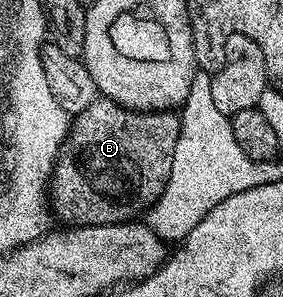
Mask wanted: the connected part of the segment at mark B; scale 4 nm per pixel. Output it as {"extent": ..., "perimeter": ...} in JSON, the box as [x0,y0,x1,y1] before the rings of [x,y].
{"extent":[48,97,182,226],"perimeter":[[[97,97],[84,112],[73,115],[70,128],[67,130],[62,146],[57,151],[57,157],[52,163],[52,173],[48,179],[48,198],[52,203],[52,210],[63,218],[63,223],[70,226],[114,226],[117,222],[128,222],[137,219],[138,214],[149,211],[158,202],[158,198],[164,192],[164,188],[170,179],[172,172],[172,160],[176,152],[176,144],[182,137],[182,119],[174,112],[143,112],[141,110],[129,110],[120,104],[116,104],[111,98]]]}

